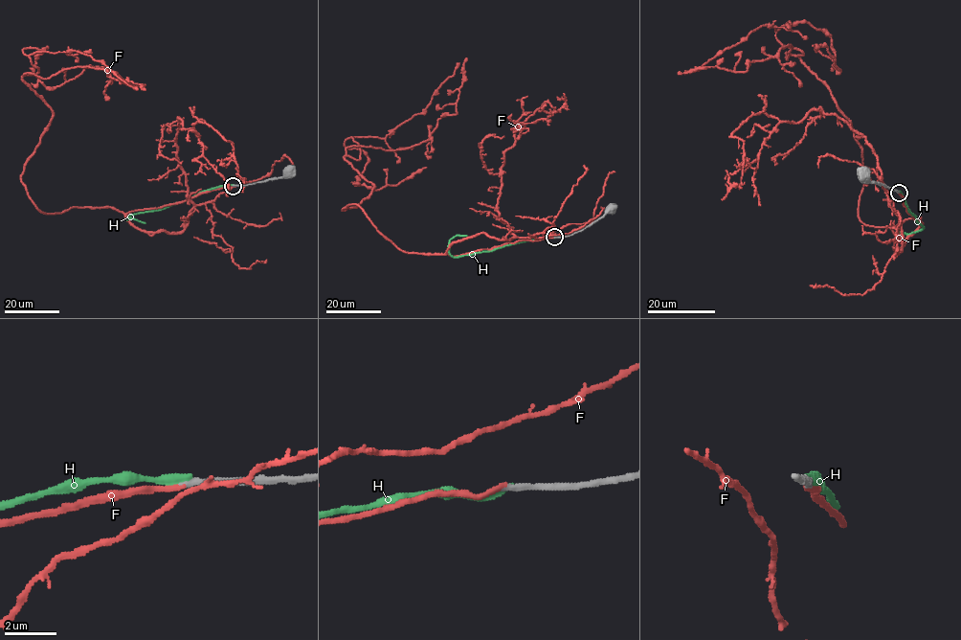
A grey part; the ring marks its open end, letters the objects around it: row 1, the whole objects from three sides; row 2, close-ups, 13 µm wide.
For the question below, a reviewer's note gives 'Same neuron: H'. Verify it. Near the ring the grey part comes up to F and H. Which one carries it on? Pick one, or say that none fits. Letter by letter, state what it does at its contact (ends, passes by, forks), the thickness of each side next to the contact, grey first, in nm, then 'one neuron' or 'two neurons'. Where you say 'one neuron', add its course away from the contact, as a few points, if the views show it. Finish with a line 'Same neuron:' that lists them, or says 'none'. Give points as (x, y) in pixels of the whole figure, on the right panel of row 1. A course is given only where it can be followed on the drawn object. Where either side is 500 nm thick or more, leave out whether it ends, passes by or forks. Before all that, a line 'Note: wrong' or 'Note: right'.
Note: wrong
F: it ends | 280/180 nm | one neuron | via (898, 193), (920, 226), (859, 217), (851, 122), (775, 33), (825, 33), (840, 71), (813, 46)
H: it ends | 280/360 nm | two neurons
Same neuron: F

